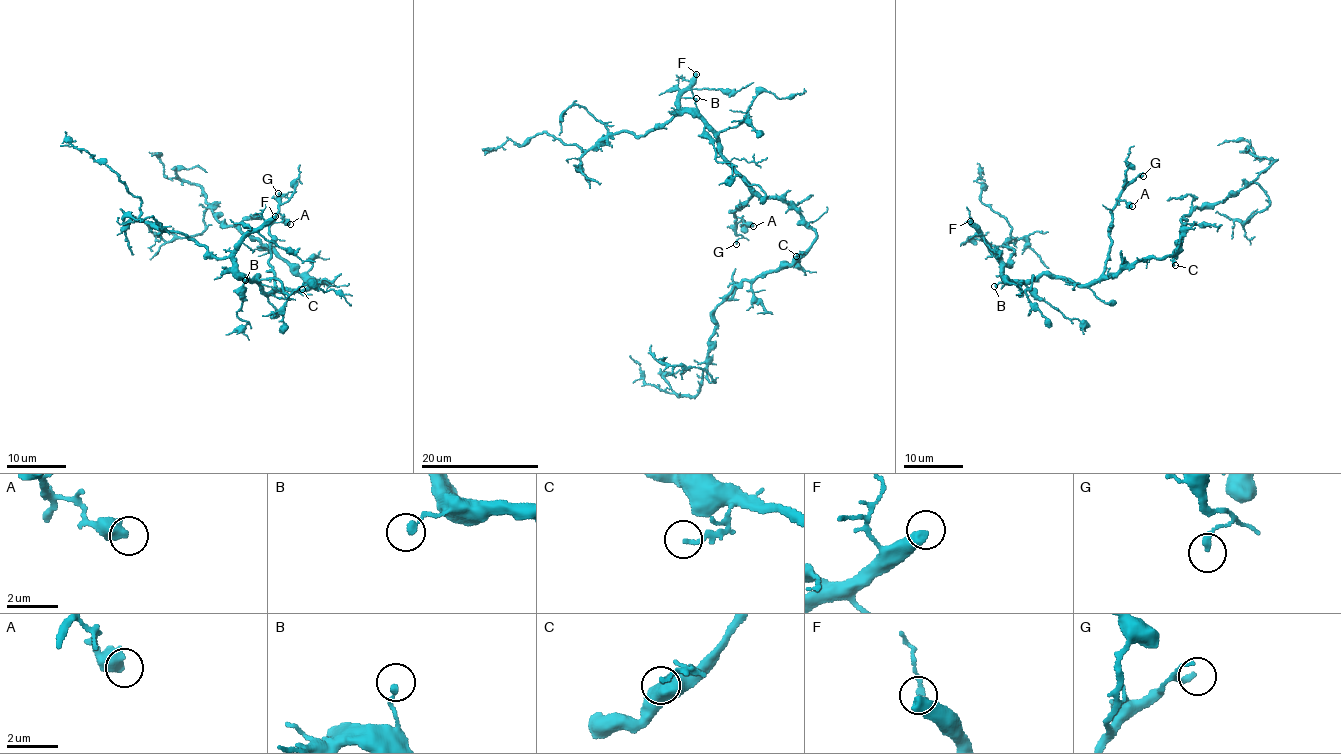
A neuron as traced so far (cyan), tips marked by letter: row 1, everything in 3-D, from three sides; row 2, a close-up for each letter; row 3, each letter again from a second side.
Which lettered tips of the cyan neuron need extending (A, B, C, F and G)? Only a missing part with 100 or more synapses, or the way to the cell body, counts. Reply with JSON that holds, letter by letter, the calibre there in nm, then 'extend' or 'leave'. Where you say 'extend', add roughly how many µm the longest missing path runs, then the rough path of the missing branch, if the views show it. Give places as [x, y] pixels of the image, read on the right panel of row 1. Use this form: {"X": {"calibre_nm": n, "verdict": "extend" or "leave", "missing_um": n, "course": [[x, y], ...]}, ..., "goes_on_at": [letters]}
{"A": {"calibre_nm": 600, "verdict": "leave"}, "B": {"calibre_nm": 200, "verdict": "leave"}, "C": {"calibre_nm": 130, "verdict": "leave"}, "F": {"calibre_nm": 440, "verdict": "extend", "missing_um": 130}, "G": {"calibre_nm": 220, "verdict": "leave"}, "goes_on_at": ["F"]}

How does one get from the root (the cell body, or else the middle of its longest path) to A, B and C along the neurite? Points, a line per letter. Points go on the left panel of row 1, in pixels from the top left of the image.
A: (291, 290), (279, 289), (269, 262), (270, 224), (278, 213), (290, 224)
B: (291, 290), (274, 288), (269, 293), (260, 284), (259, 276), (254, 279), (246, 276), (245, 280)
C: (291, 290), (317, 289), (323, 282), (329, 286), (313, 282), (302, 289)

